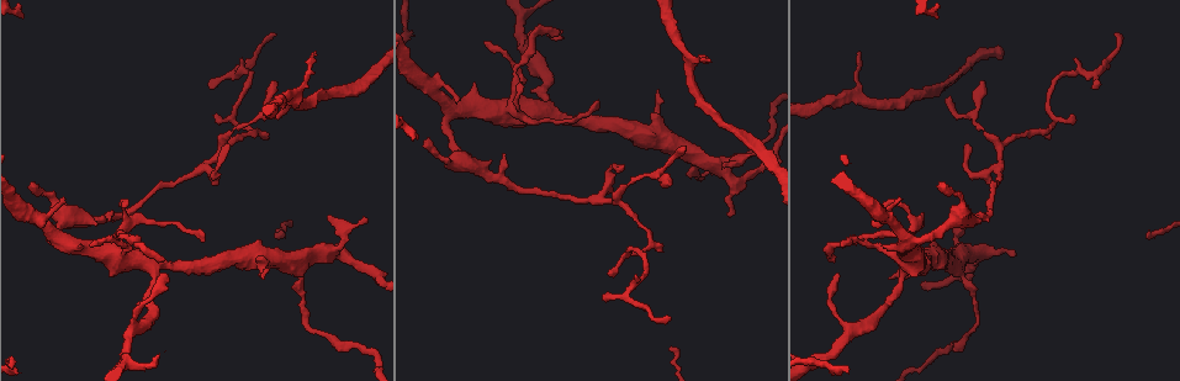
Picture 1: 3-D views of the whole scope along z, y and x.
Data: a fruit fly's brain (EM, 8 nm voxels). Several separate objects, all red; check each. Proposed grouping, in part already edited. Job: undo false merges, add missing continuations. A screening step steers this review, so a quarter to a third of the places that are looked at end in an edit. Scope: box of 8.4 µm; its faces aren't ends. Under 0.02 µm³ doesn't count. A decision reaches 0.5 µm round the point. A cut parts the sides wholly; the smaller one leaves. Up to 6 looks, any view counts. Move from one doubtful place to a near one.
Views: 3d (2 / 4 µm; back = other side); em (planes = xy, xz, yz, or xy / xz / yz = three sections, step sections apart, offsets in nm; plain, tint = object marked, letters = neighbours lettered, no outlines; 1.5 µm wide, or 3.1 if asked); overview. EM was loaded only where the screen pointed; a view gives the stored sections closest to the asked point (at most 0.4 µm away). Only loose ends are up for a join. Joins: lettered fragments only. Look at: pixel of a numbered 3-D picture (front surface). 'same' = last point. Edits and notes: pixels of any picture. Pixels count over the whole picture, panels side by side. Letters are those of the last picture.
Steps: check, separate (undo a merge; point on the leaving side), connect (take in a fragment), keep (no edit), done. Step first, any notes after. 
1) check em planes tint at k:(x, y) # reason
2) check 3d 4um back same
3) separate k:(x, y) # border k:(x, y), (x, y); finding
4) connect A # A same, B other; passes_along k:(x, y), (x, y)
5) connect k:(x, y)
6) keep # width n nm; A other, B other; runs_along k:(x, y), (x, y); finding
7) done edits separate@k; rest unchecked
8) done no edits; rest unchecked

check em planes plain at 1:(485, 42) # free end

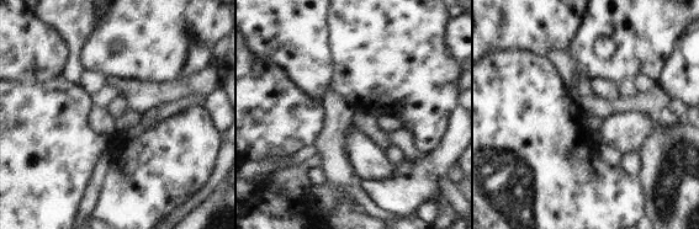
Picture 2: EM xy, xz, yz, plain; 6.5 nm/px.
check em planes letters same # see the neighbours

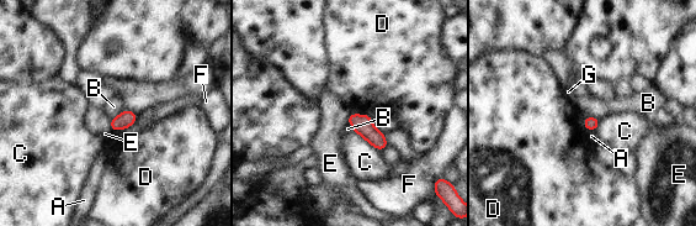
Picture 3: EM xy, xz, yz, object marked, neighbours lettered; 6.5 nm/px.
keep # width 90 nm; A other, B other, C other, D other, E other, F other, G other; border 3:(348, 114), (367, 114), (372, 119); no lettered fragment goes on from it

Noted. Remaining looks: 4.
check 3d 4um at 1:(607, 274) # branch stops here

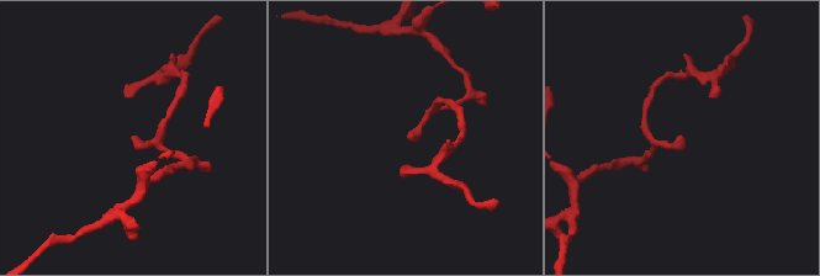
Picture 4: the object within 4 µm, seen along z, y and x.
check em planes letters at 4:(680, 138) # need the tissue

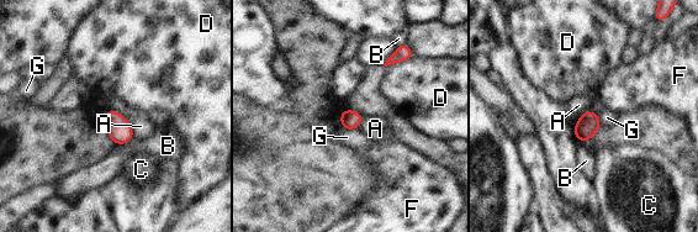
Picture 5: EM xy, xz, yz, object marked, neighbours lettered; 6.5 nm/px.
keep # A other, B other, C other, D other, F other, G other; border 5:(102, 112), (117, 111), (135, 136); no lettered fragment goes on from it

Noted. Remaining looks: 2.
check em planes letters at 1:(670, 318) # branch stops here

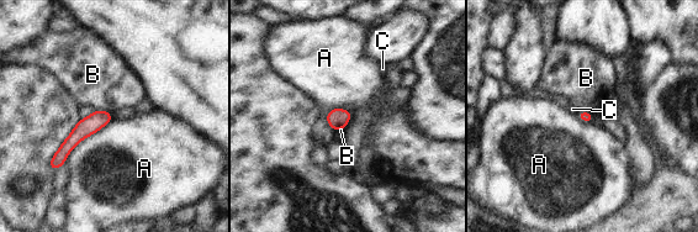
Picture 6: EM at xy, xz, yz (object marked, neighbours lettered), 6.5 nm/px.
keep # A other, B other, C other; runs_along 6:(109, 117), (86, 126), (53, 162); no lettered fragment goes on from it

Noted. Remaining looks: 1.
done no edits; rest unchecked

